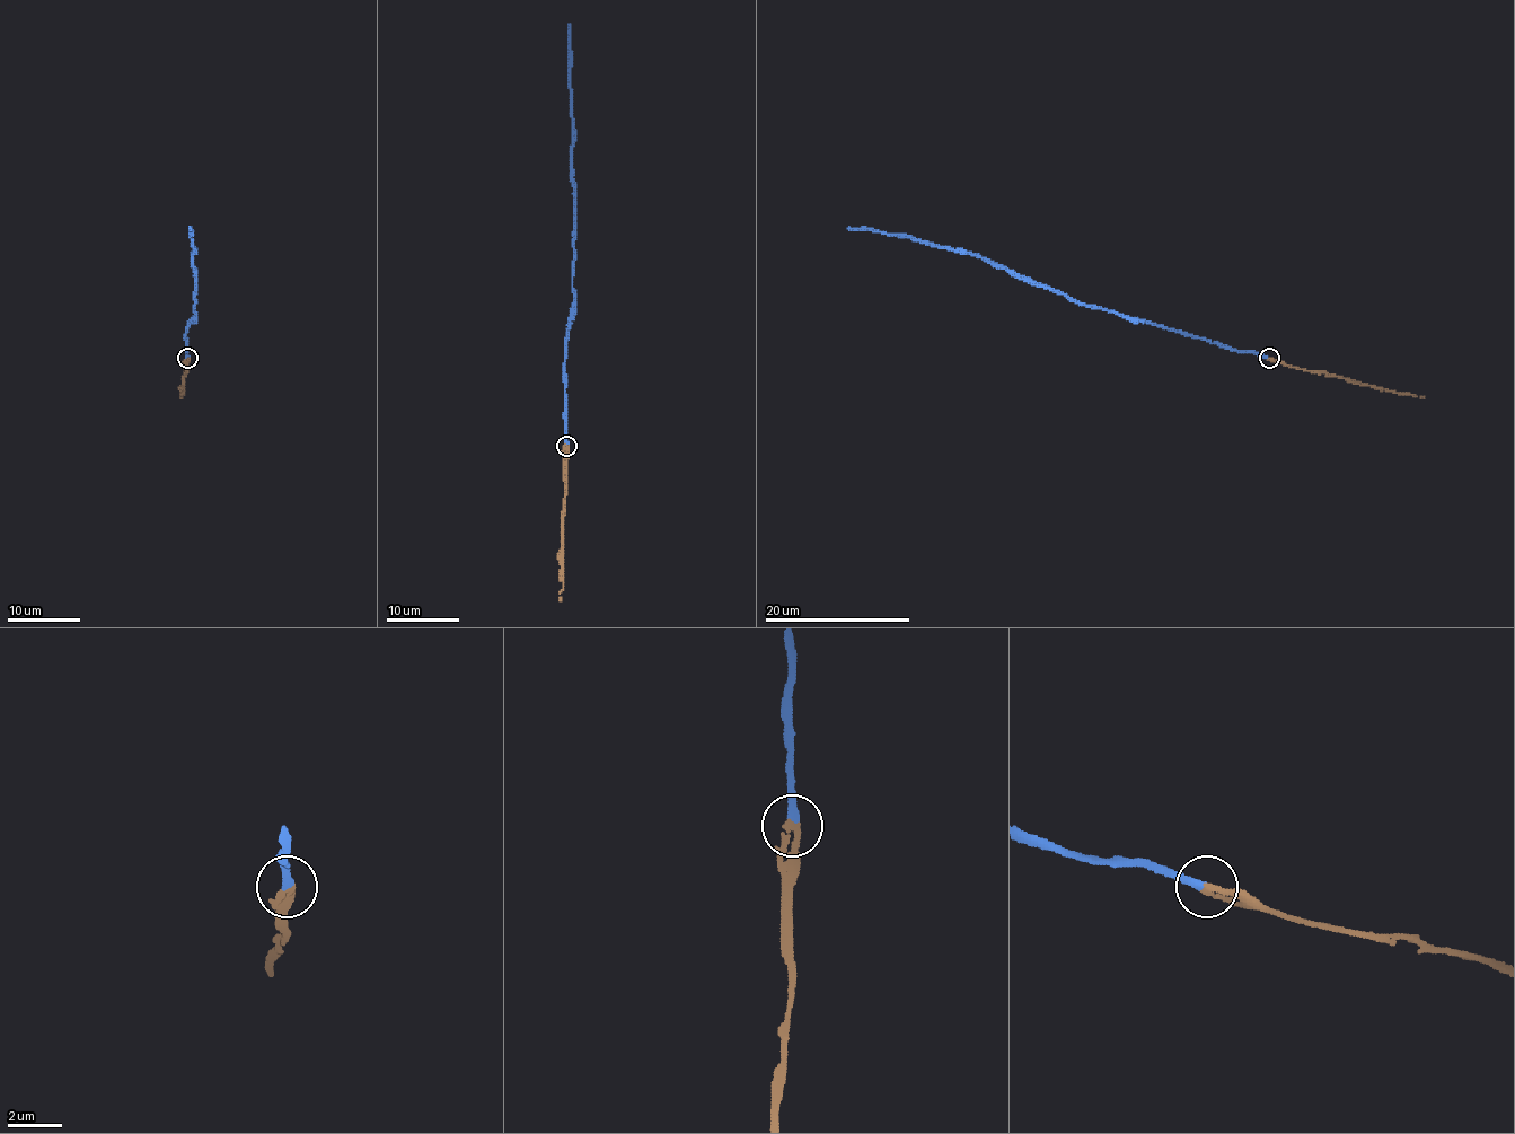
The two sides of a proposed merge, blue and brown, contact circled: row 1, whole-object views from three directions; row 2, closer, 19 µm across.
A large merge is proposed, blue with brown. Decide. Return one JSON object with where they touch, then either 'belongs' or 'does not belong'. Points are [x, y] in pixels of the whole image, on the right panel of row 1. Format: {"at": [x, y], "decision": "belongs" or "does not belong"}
{"at": [1269, 358], "decision": "belongs"}

